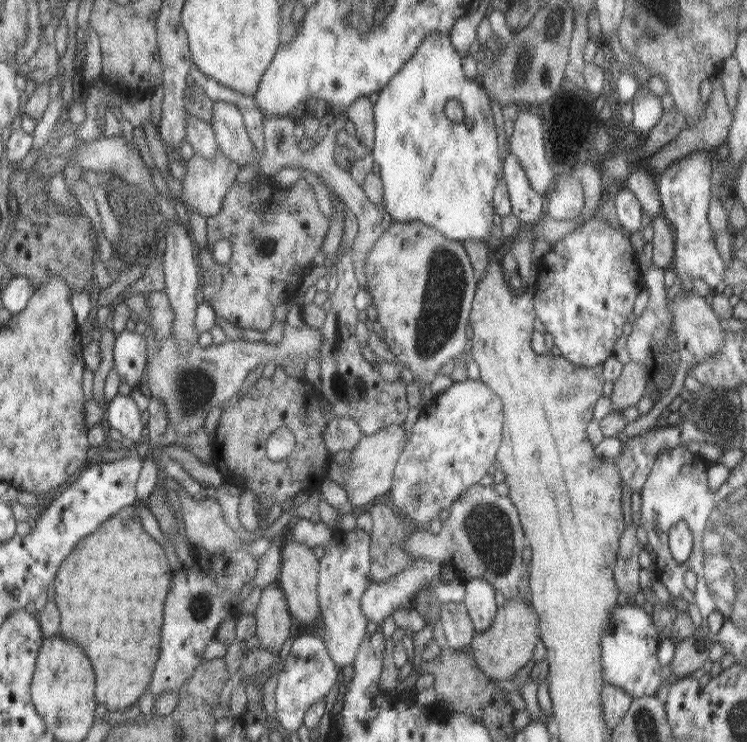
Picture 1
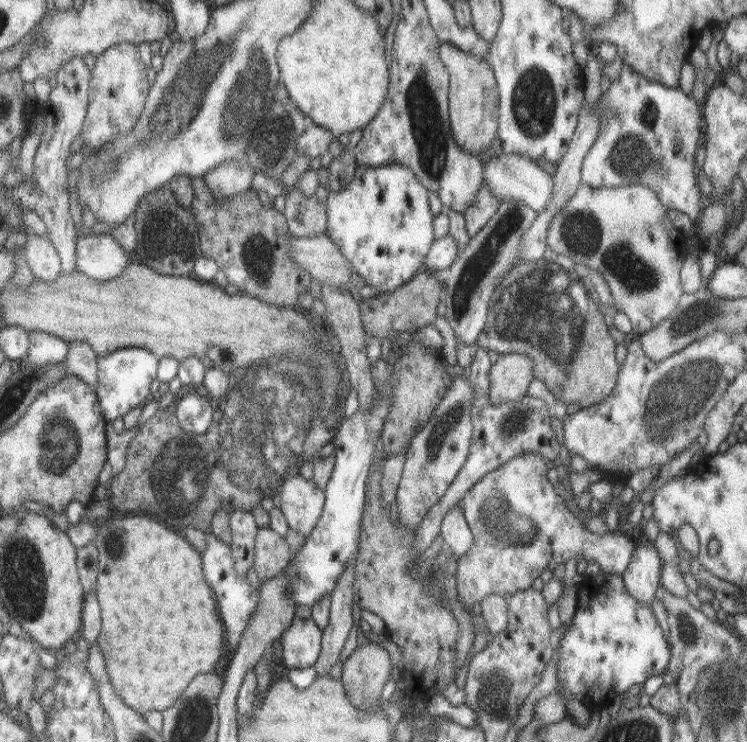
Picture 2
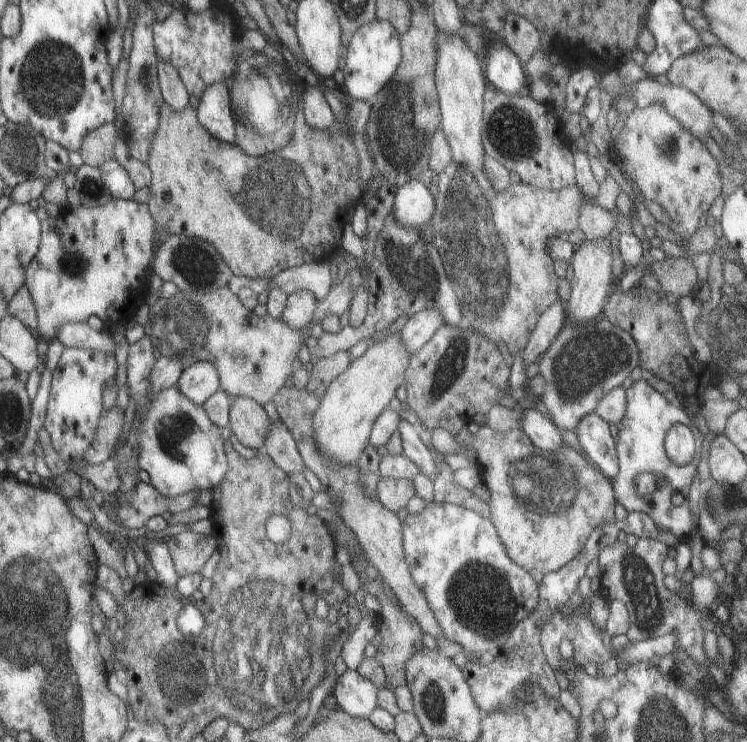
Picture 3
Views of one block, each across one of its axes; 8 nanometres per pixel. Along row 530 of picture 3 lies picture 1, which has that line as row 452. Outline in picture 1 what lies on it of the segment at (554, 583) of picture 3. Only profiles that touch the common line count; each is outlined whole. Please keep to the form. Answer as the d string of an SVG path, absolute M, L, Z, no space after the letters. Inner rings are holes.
M681 420L679 424L675 426L667 426L667 428L653 428L649 430L645 436L635 436L635 438L627 438L627 442L619 442L617 438L603 438L597 446L593 446L593 454L597 458L603 458L603 460L609 460L617 466L619 470L619 476L623 478L623 484L627 484L631 488L631 492L639 492L651 470L653 470L653 464L657 460L657 456L661 452L667 452L667 450L673 450L673 448L679 448L679 446L687 446L691 442L697 442L697 444L705 444L705 438L703 438L703 432L699 432L699 428L695 428L695 424L687 422L687 420Z

